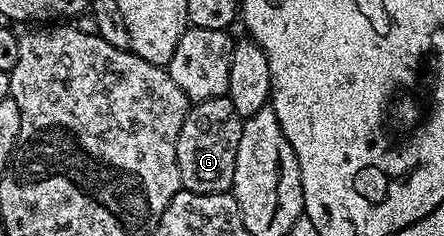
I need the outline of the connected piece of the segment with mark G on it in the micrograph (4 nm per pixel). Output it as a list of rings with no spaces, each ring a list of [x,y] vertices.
[[[198,112],[198,116],[194,116],[194,124],[190,124],[190,132],[180,130],[180,138],[176,142],[176,158],[185,191],[212,194],[230,192],[234,187],[234,140],[240,142],[242,124],[226,124],[226,128],[214,128],[214,124],[218,124],[218,112]]]

